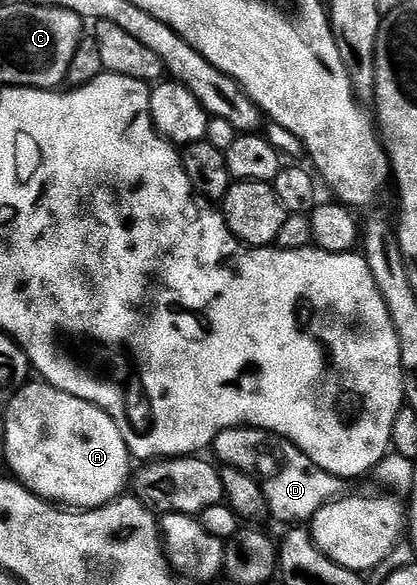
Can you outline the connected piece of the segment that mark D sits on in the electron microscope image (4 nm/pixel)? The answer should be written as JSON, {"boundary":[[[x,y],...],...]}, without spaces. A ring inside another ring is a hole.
{"boundary":[[[225,428],[213,439],[211,452],[237,472],[250,472],[252,479],[263,490],[268,515],[277,520],[308,522],[322,506],[337,499],[343,481],[327,474],[307,454],[303,454],[289,440],[262,428]]]}

